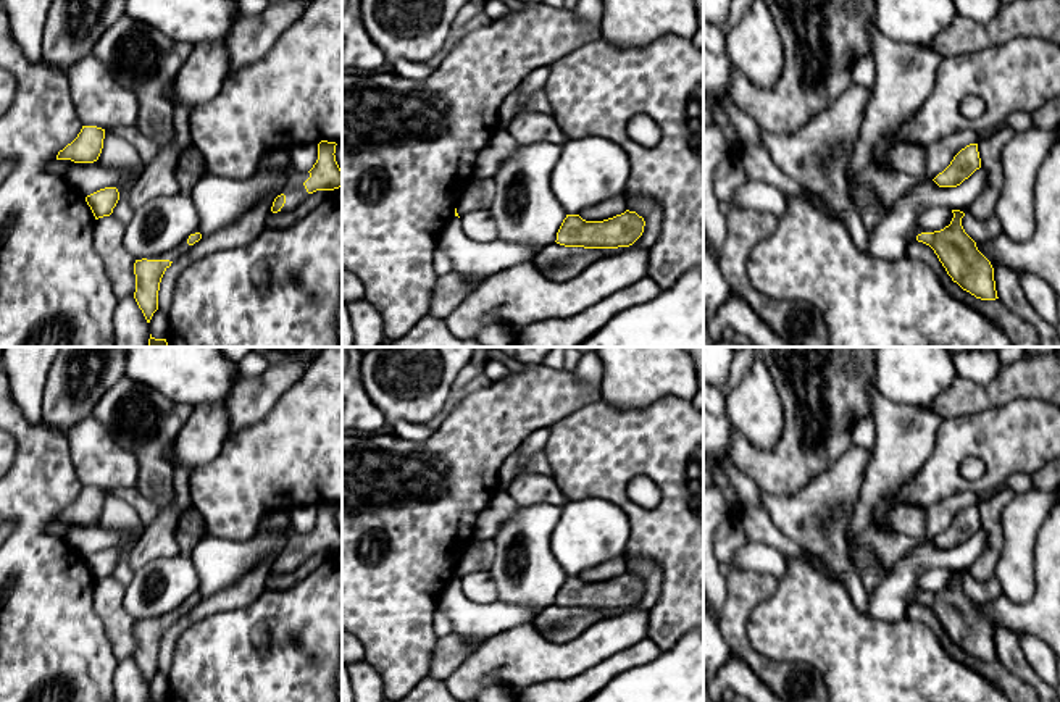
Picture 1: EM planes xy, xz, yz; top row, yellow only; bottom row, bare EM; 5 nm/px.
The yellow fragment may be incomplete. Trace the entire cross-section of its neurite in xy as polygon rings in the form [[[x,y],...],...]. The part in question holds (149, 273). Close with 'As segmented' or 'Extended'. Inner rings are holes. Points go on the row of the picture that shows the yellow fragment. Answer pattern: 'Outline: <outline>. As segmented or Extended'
Outline: [[[194,231],[174,249],[142,260],[136,260],[134,274],[136,274],[136,292],[134,299],[142,310],[147,323],[150,323],[153,313],[158,310],[158,290],[165,271],[184,255],[195,242],[202,239],[198,231]]]. Extended

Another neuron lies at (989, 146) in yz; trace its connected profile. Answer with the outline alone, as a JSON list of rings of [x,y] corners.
[[[1005,123],[997,131],[981,136],[978,142],[981,168],[987,174],[984,189],[968,210],[968,215],[978,219],[989,219],[994,216],[994,208],[1004,186],[1000,155],[1013,134],[1015,131]]]

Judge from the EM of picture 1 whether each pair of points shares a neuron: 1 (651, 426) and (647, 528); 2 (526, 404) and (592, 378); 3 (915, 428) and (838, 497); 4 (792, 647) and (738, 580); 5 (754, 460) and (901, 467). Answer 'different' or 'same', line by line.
1: same
2: different
3: different
4: different
5: different

